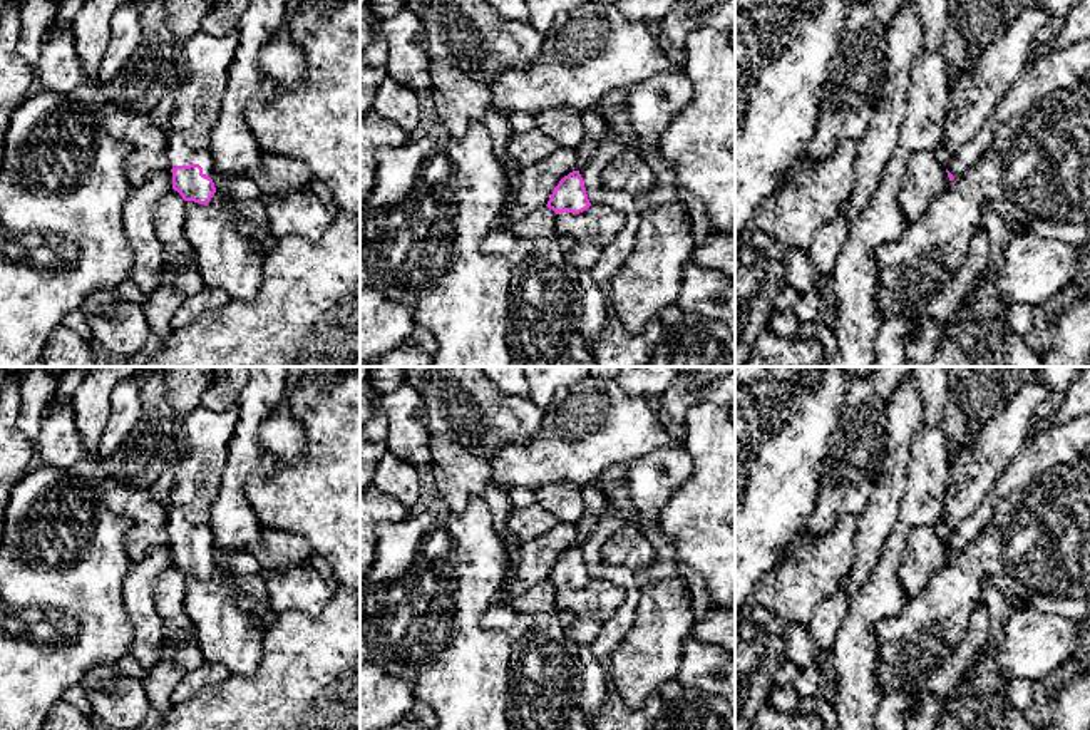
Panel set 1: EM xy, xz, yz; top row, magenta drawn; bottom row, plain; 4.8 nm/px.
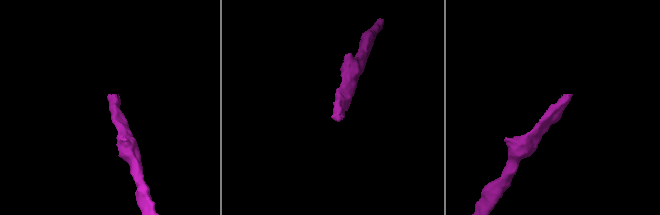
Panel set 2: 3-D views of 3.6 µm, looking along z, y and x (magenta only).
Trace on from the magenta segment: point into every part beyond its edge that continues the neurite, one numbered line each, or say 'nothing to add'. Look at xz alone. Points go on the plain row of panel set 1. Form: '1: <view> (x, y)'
nothing to add

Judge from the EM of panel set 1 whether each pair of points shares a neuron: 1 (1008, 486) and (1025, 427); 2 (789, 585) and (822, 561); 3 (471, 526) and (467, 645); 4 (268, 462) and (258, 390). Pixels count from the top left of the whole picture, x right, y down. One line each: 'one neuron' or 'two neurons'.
1: two neurons
2: one neuron
3: one neuron
4: one neuron

